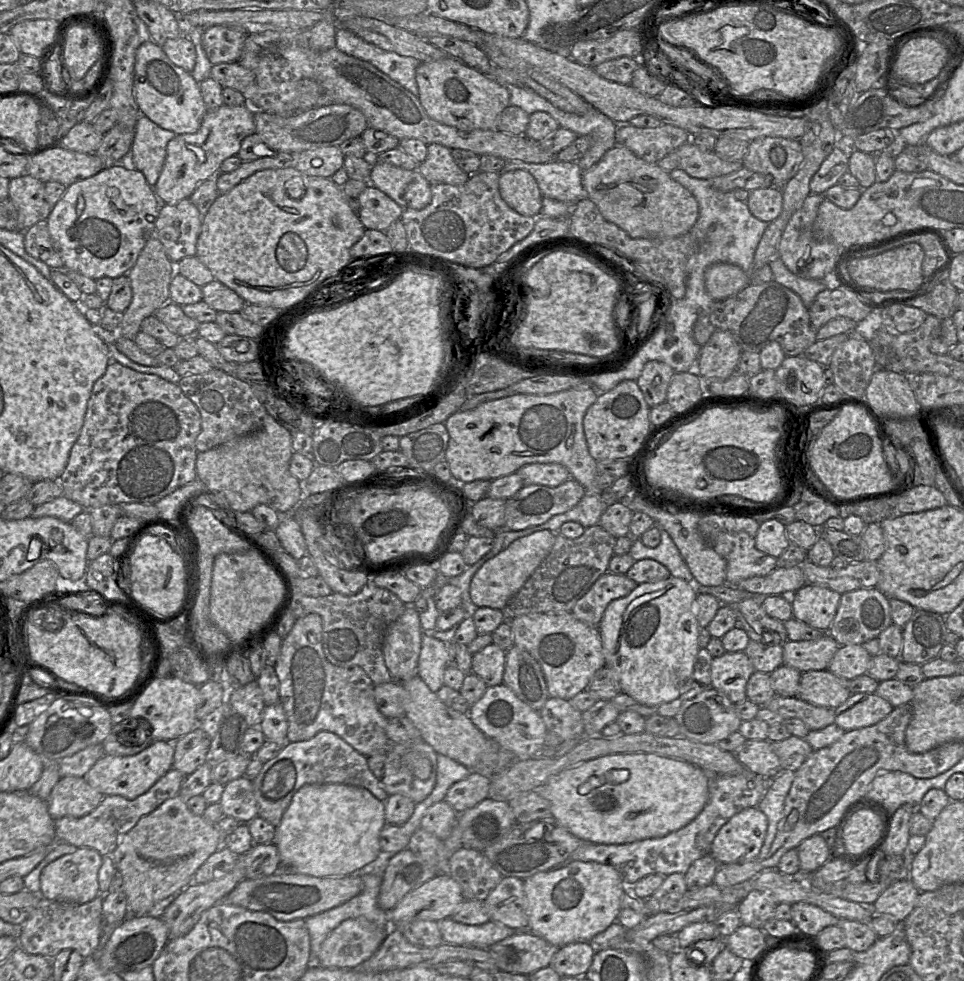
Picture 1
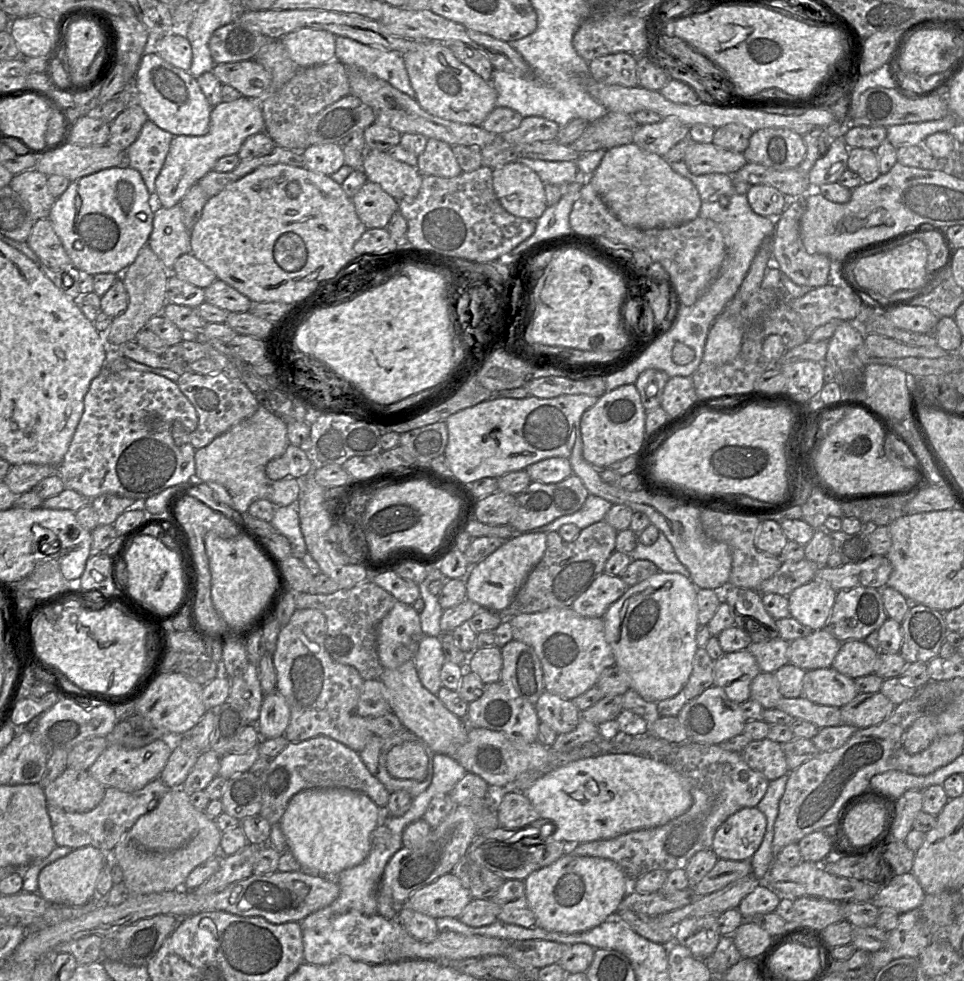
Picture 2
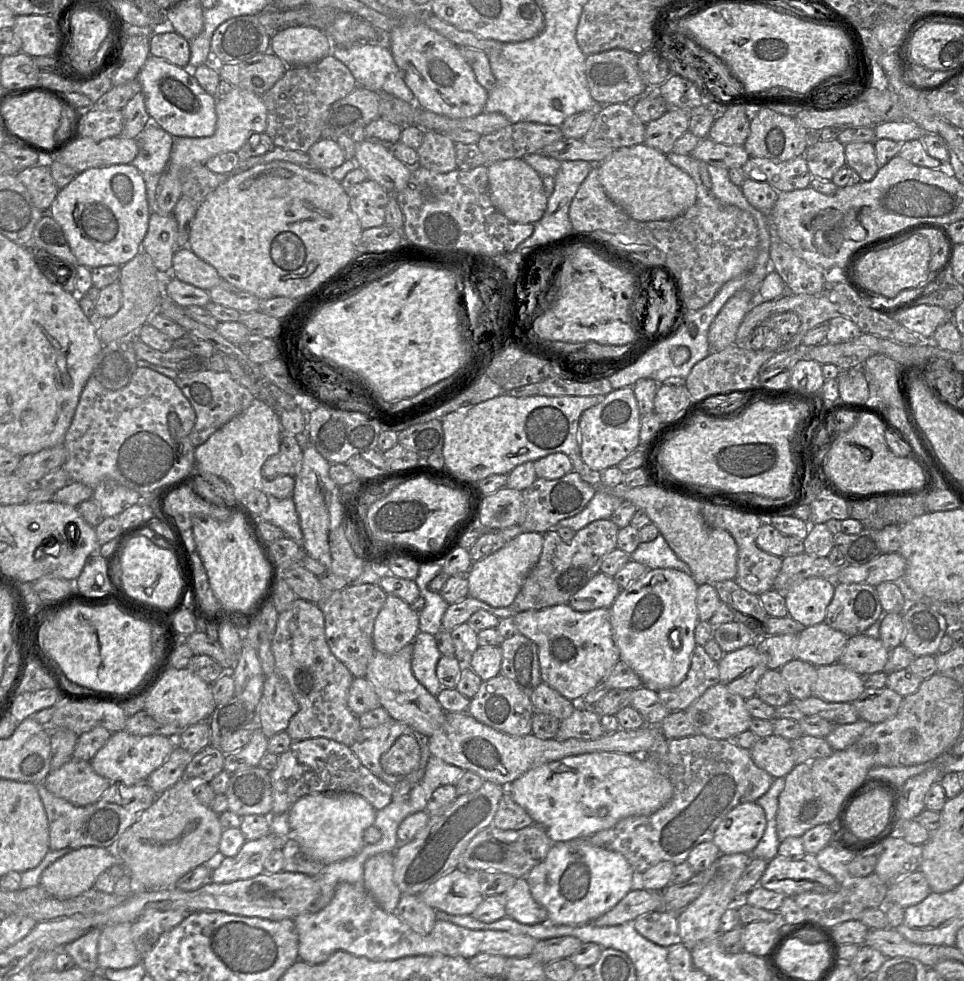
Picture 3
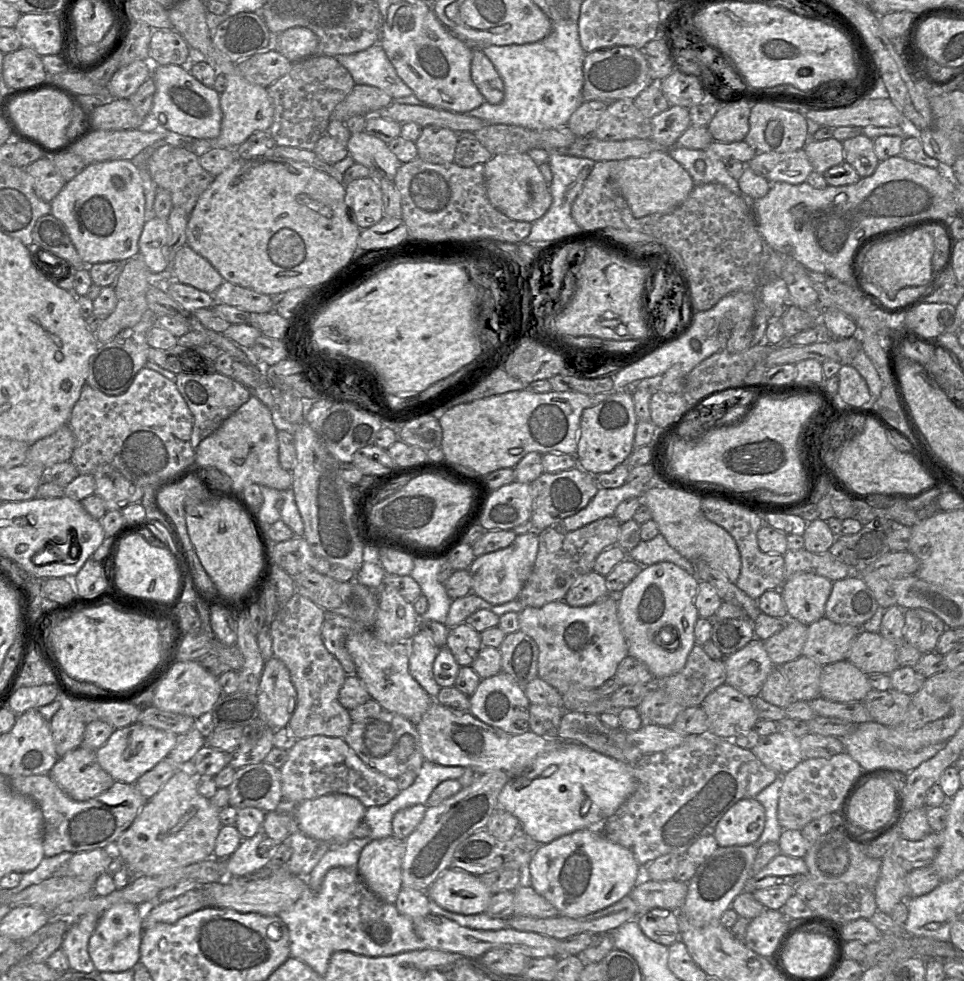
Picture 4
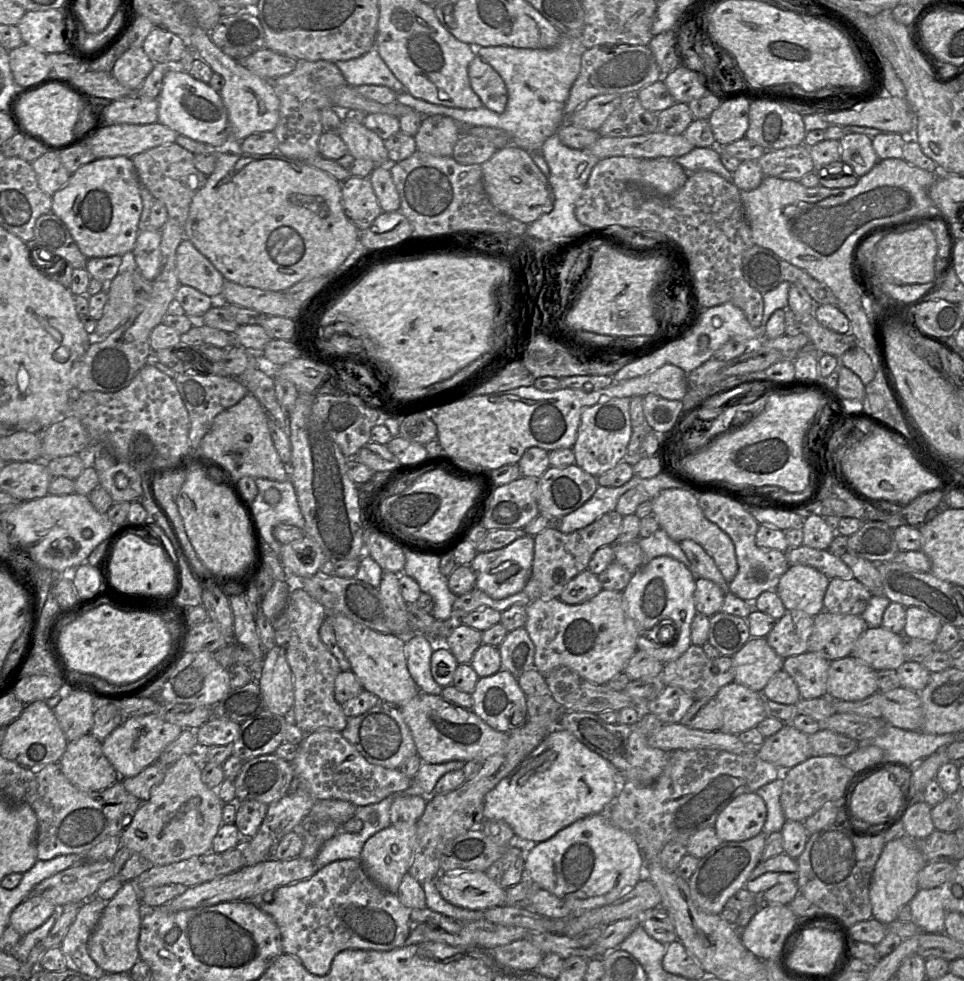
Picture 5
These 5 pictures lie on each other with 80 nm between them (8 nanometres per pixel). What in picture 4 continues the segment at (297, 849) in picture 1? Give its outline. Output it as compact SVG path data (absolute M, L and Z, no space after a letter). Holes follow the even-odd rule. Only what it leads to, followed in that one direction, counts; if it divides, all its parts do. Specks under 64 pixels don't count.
M327 794L304 800L293 809L295 829L303 834L330 844L345 843L353 837L353 830L363 821L366 807L355 797L346 794Z

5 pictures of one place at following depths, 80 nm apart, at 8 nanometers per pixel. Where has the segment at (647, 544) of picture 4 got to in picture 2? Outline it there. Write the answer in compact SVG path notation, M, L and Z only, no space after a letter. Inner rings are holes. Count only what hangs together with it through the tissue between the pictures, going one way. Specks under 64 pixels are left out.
M662 532L650 546L638 542L629 555L633 560L651 561L661 572L679 573L690 578L689 570L678 560L671 543Z

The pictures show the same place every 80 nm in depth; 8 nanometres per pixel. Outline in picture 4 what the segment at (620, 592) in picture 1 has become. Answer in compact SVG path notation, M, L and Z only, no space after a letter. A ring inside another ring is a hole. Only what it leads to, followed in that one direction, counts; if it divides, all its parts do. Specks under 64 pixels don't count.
M592 571L579 577L565 595L564 601L571 607L585 607L610 595L605 577Z

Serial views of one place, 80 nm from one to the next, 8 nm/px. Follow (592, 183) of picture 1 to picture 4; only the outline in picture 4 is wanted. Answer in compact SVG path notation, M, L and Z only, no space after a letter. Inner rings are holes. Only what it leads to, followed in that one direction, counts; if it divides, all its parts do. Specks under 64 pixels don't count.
M655 150L643 157L614 160L611 179L636 218L673 210L688 197L695 186L690 174L667 150Z

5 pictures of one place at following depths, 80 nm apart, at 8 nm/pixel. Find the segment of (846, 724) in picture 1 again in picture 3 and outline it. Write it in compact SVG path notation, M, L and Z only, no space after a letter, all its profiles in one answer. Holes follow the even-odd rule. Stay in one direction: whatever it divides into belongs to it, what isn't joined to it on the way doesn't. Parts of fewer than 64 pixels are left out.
M887 687L866 688L852 704L861 720L877 724L893 717L903 699L903 696Z

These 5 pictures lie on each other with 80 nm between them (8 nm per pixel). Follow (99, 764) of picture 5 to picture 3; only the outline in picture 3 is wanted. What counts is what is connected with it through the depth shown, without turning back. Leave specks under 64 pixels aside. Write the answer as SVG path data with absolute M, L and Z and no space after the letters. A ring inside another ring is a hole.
M75 758L60 768L51 770L43 781L51 793L75 806L87 806L97 802L111 783L94 771L91 761Z

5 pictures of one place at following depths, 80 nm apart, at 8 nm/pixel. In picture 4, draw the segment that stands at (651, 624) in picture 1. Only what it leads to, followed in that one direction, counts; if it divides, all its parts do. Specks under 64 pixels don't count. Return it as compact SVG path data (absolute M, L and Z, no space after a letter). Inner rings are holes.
M659 562L647 567L617 596L618 617L624 634L628 656L643 662L655 679L680 672L695 644L694 627L699 618L695 606L699 580L671 562ZM664 627L677 632L678 646L668 649L660 643L658 634Z

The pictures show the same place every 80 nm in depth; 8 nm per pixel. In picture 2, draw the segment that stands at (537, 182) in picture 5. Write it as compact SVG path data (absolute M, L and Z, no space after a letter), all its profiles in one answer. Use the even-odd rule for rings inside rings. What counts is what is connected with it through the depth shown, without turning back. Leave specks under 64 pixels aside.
M522 163L493 169L492 182L500 204L513 216L537 220L547 208L545 184Z

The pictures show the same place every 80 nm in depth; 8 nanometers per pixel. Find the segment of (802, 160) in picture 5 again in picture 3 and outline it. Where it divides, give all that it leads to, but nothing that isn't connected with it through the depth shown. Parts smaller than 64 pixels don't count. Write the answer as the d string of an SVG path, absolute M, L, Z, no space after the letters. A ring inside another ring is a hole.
M804 156L784 162L750 157L742 166L746 178L770 184L778 192L804 189L810 186L812 174Z

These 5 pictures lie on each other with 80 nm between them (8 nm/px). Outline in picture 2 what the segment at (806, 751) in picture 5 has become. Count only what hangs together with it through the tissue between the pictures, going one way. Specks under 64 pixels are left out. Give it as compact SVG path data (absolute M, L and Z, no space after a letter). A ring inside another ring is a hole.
M769 738L752 740L740 754L752 769L761 772L769 781L789 773L782 745Z

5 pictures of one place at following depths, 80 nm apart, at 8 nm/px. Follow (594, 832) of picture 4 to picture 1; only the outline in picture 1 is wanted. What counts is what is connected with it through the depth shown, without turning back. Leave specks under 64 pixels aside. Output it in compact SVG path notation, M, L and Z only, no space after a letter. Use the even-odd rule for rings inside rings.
M572 861L565 866L548 871L538 872L524 880L524 894L526 899L526 914L528 916L528 931L532 934L543 938L550 944L560 948L567 944L576 942L590 942L590 940L600 932L607 929L612 923L617 921L620 911L621 900L628 886L624 884L618 871L610 865L598 862Z

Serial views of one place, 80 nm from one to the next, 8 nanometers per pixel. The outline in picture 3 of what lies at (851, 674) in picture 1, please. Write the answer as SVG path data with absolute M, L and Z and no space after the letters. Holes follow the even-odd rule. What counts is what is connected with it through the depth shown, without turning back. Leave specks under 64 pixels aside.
M858 634L849 637L838 662L859 675L882 672L889 650L880 638Z

